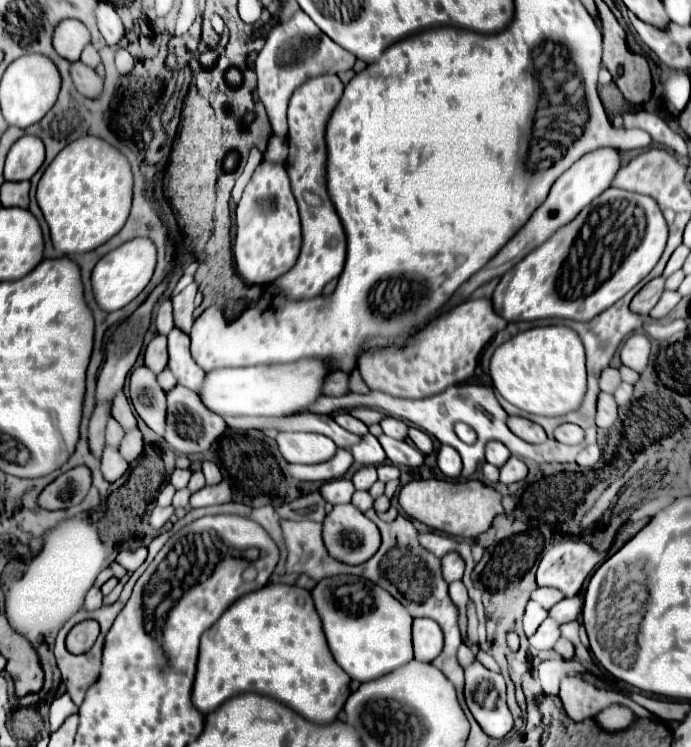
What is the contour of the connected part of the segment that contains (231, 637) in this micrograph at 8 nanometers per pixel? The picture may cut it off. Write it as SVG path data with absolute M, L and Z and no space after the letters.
M267 584L231 604L213 624L213 628L201 636L199 664L191 700L195 708L207 714L233 696L255 692L279 700L313 724L329 724L337 718L337 712L343 706L345 698L339 696L339 692L341 688L349 686L349 680L351 678L337 666L329 652L319 616L311 602L311 594L297 586Z

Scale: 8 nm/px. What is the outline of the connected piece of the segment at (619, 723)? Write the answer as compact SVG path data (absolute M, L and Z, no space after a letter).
M607 706L595 716L595 720L605 726L605 730L623 730L631 724L631 720L635 720L635 714L625 706Z

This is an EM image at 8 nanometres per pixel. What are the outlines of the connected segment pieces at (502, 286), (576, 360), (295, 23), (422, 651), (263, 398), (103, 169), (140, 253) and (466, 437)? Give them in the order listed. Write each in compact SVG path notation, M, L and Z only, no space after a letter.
M607 188L575 220L559 228L501 276L491 298L493 310L507 322L539 318L591 320L653 270L665 242L667 224L653 198Z
M543 326L519 332L491 356L489 378L493 388L513 406L539 416L563 416L579 408L585 388L585 350L567 326Z
M297 10L291 16L291 20L277 24L269 32L267 42L255 62L255 72L259 78L257 94L269 114L273 134L281 136L281 138L287 136L287 102L297 86L301 86L307 78L319 76L323 72L337 74L337 72L349 70L349 68L353 68L355 60L357 58L351 52L343 50L339 44L335 44L331 38L327 38L303 10Z
M431 618L413 620L413 648L415 660L431 662L443 650L443 632L439 624Z
M315 360L293 364L249 366L249 368L217 368L205 372L199 398L207 410L217 416L289 416L301 412L319 398L319 382L327 374L327 366Z
M83 136L65 146L43 172L37 186L37 204L49 224L53 248L63 254L91 252L113 238L131 210L131 166L111 144Z
M133 238L119 248L107 252L93 268L91 274L91 286L95 302L105 312L115 312L123 306L127 306L151 280L153 270L157 262L157 250L155 244L149 238Z
M457 422L457 424L455 424L455 434L457 434L465 444L473 444L473 442L477 440L475 432L473 432L467 424L463 424L463 422Z

